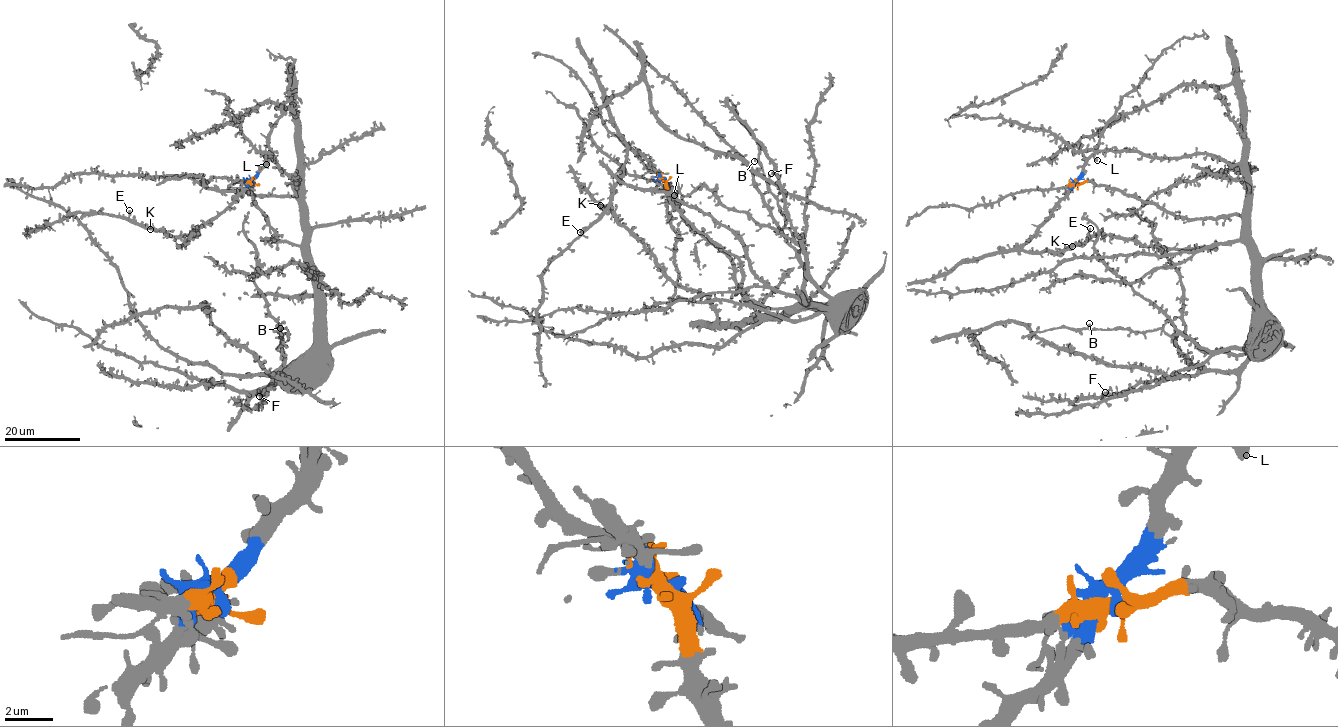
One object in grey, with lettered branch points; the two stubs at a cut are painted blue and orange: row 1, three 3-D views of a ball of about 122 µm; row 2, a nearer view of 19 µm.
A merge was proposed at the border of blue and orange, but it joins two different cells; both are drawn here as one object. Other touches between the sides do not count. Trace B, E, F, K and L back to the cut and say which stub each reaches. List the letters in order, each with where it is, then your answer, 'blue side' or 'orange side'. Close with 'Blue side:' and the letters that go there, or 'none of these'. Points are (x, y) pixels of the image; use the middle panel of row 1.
B: (754, 161) | orange side
E: (580, 232) | blue side
F: (771, 173) | orange side
K: (600, 205) | blue side
L: (674, 195) | blue side
Blue side: E, K, L

